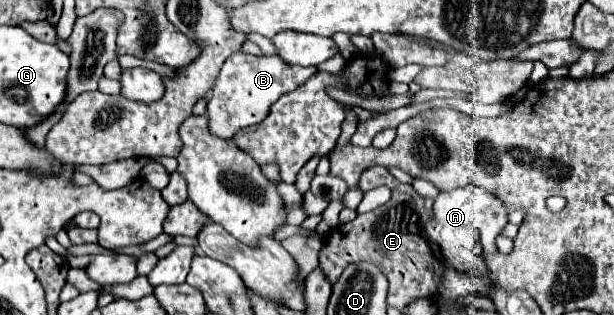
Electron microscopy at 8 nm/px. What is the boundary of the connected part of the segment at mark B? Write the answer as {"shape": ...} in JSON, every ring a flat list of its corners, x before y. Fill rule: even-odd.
{"shape":[[243,51,233,53,221,67,221,73,217,77,217,83,211,91,209,103,207,103,207,115,209,115,209,129,221,139,231,139,239,129,255,125,263,121,269,113,269,107,285,93,295,91,303,81,307,81,317,67,295,67,287,65,281,57,255,57,247,55]]}

